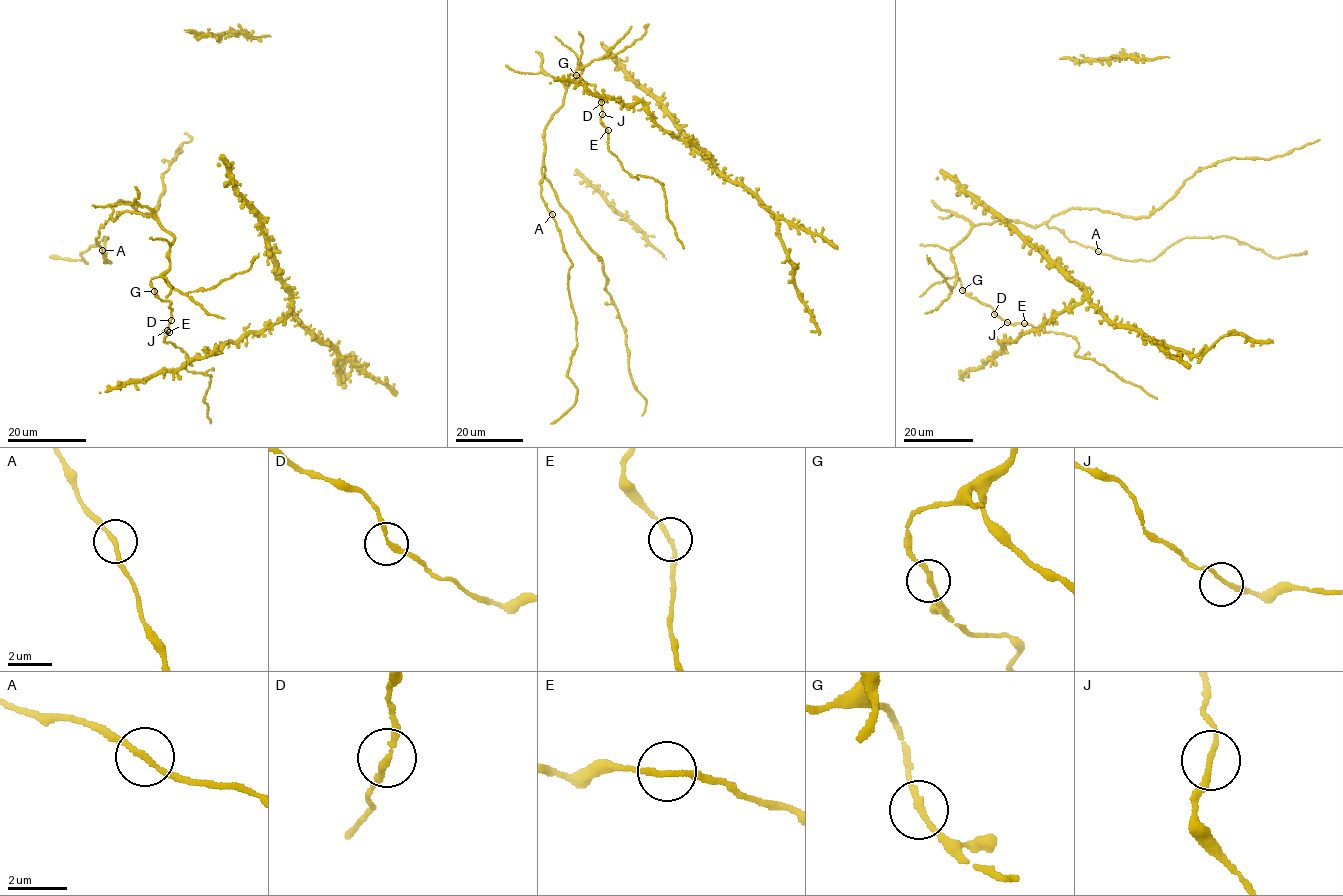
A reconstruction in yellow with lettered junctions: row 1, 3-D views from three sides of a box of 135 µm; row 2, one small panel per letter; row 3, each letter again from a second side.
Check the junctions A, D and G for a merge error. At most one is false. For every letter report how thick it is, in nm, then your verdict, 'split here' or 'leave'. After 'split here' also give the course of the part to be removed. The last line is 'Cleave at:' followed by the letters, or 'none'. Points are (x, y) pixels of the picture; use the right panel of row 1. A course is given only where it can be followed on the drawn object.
A: 190 nm thick; leave
D: 190 nm thick; leave
G: 190 nm thick; leave
Cleave at: none

